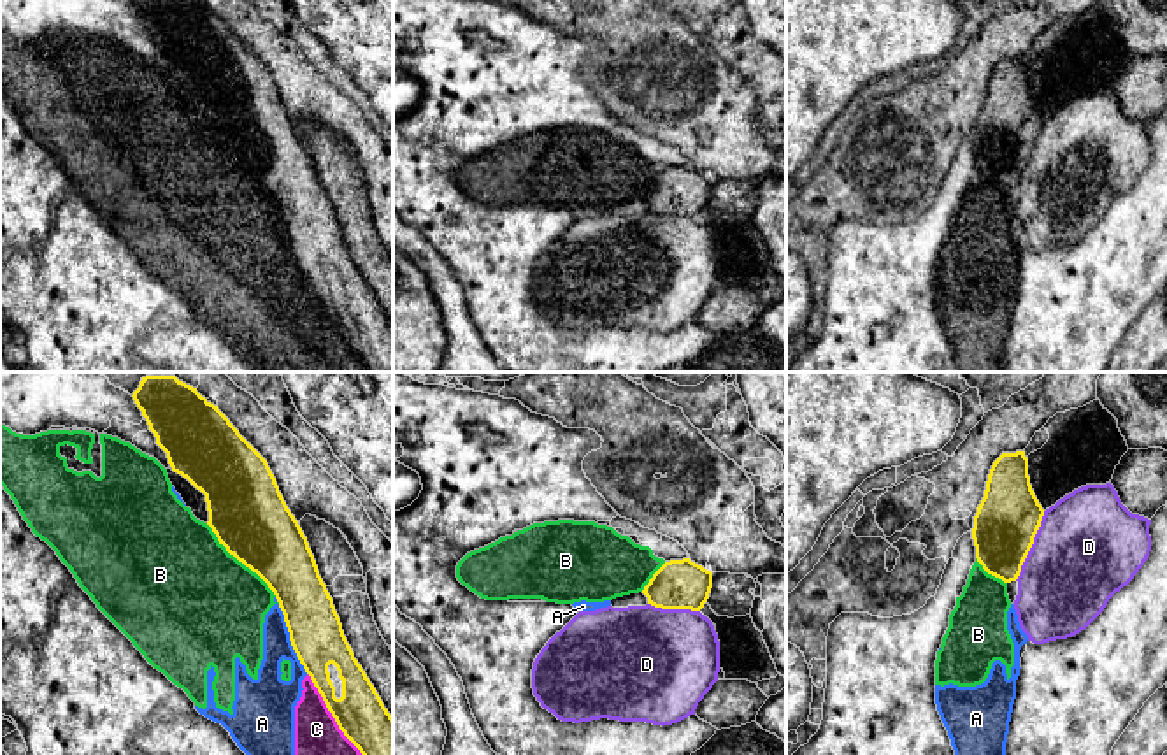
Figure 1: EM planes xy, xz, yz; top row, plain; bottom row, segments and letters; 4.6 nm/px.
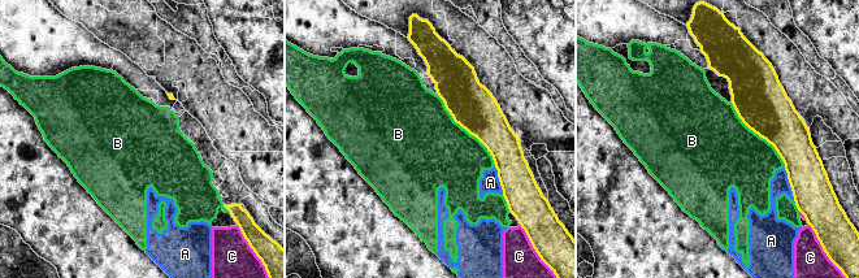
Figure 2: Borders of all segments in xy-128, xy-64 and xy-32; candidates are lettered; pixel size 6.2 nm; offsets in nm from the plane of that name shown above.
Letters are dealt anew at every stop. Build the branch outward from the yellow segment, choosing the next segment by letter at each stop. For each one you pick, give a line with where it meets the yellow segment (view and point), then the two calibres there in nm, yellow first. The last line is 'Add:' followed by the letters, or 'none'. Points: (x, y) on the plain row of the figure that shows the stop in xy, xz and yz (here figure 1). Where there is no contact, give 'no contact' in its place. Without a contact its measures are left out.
Add: none

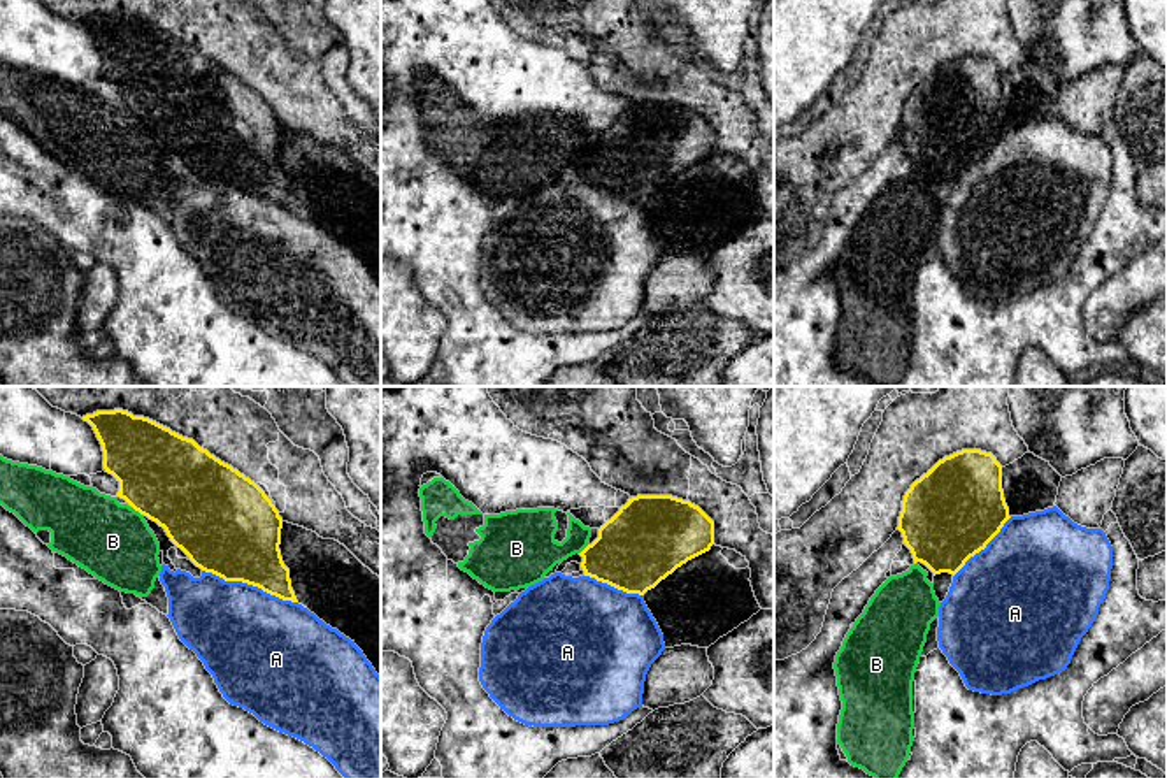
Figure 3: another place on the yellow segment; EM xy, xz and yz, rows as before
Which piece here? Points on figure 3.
Add: none

